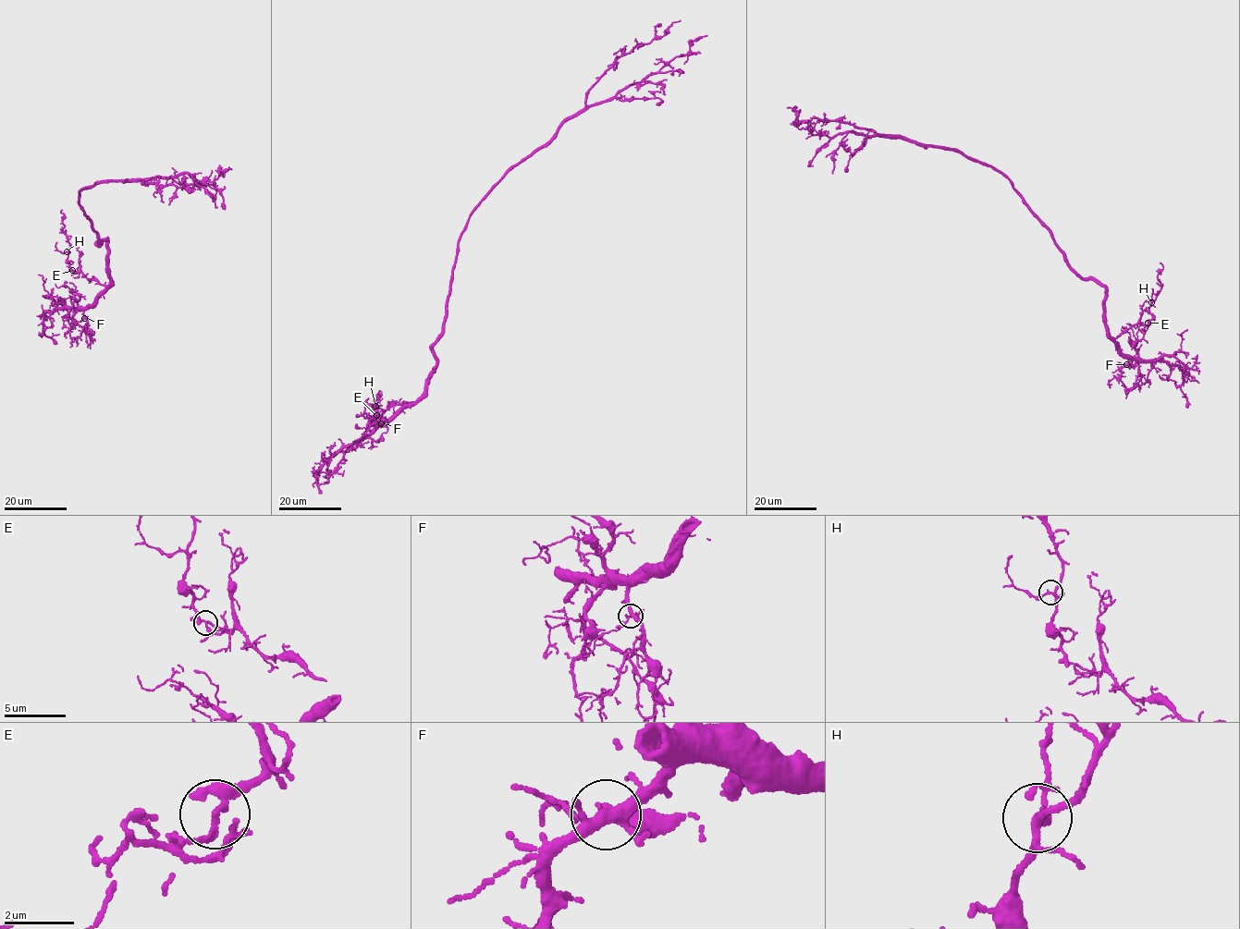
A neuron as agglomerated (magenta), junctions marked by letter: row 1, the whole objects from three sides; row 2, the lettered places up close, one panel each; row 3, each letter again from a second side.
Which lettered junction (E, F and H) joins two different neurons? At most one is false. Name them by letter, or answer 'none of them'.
E

